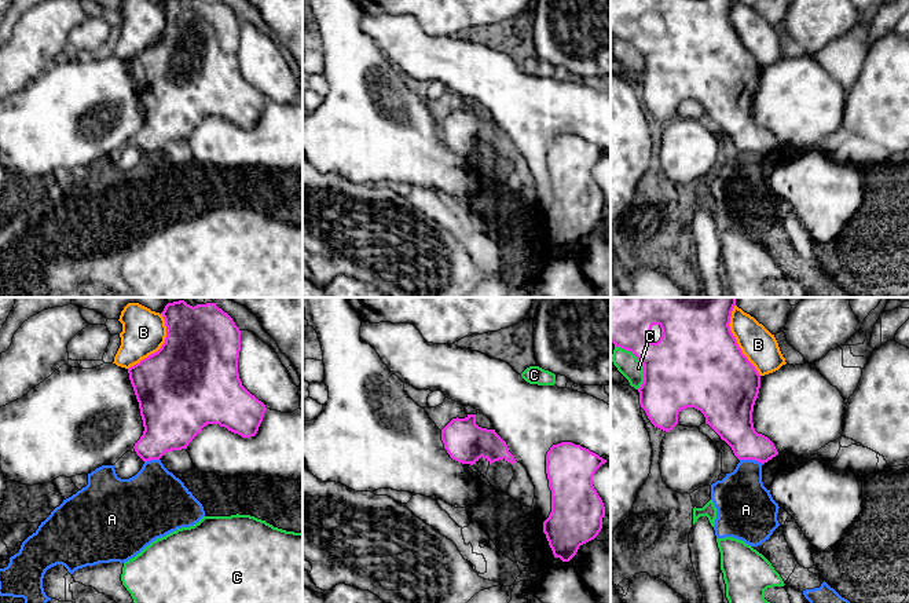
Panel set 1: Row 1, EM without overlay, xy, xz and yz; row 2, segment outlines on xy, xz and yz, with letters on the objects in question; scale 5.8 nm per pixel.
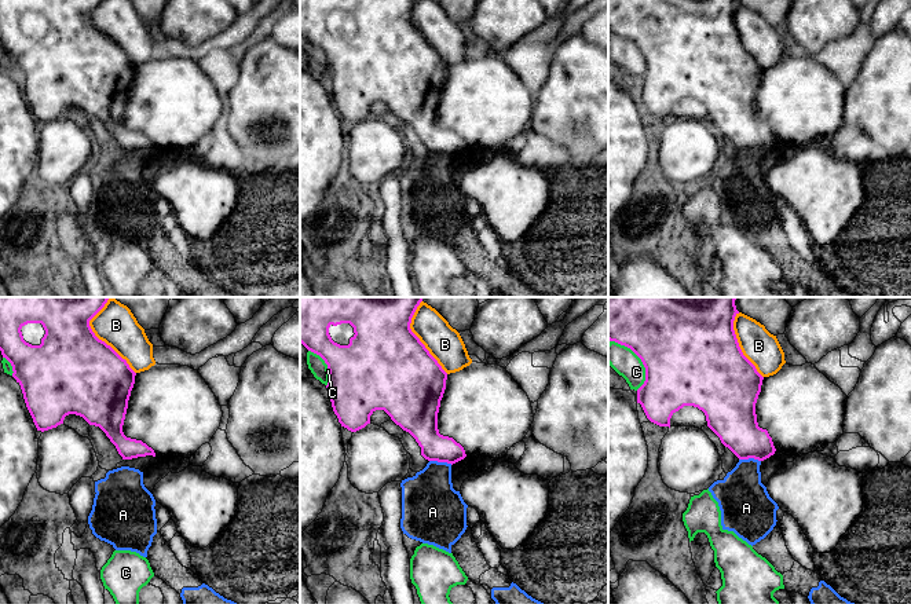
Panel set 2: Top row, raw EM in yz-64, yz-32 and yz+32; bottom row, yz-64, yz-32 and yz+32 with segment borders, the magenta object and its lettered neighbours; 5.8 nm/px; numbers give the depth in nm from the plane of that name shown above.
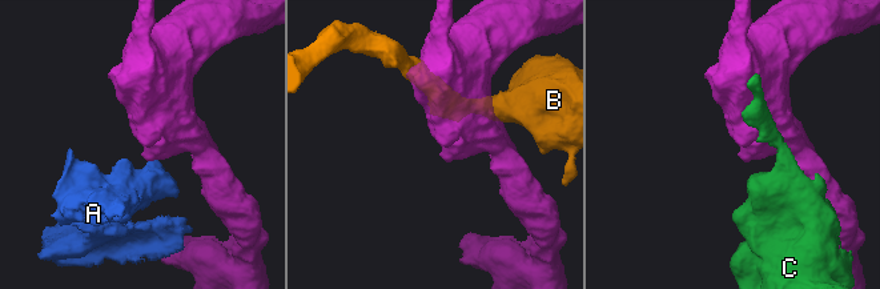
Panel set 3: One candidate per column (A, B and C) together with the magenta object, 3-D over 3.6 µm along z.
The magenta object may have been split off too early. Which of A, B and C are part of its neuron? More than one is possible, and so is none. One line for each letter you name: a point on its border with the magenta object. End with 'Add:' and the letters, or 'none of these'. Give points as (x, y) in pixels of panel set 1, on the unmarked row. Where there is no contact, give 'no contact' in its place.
Add: none of these

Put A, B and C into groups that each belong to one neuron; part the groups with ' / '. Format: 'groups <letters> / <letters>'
groups A / B / C

